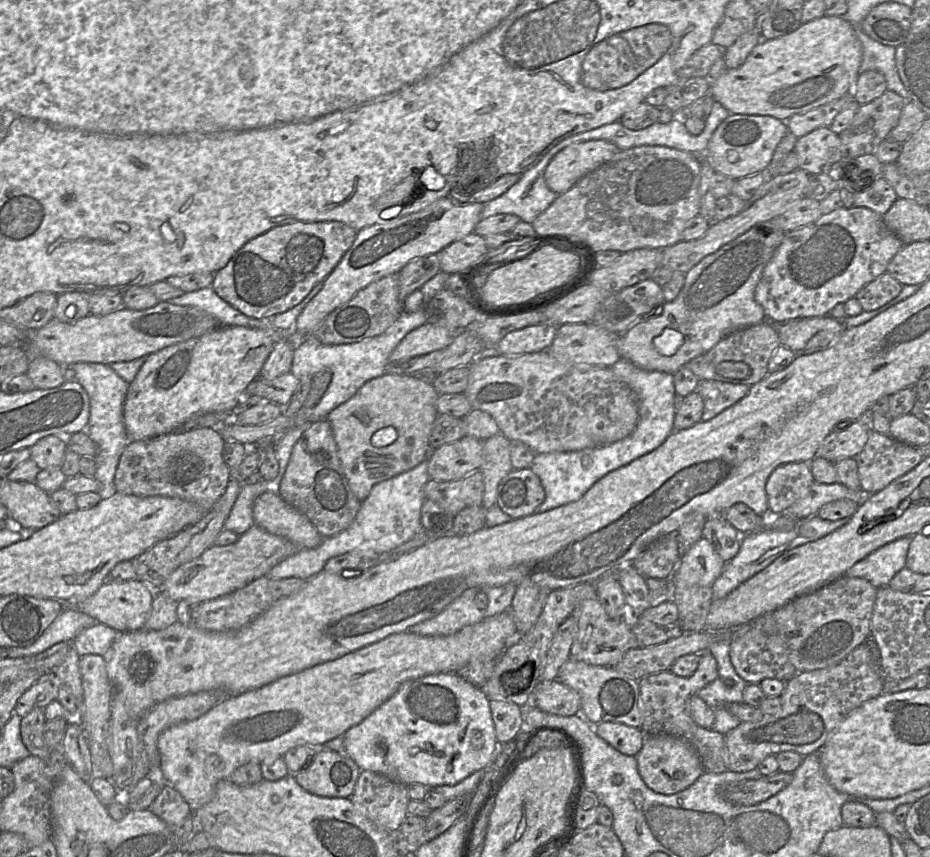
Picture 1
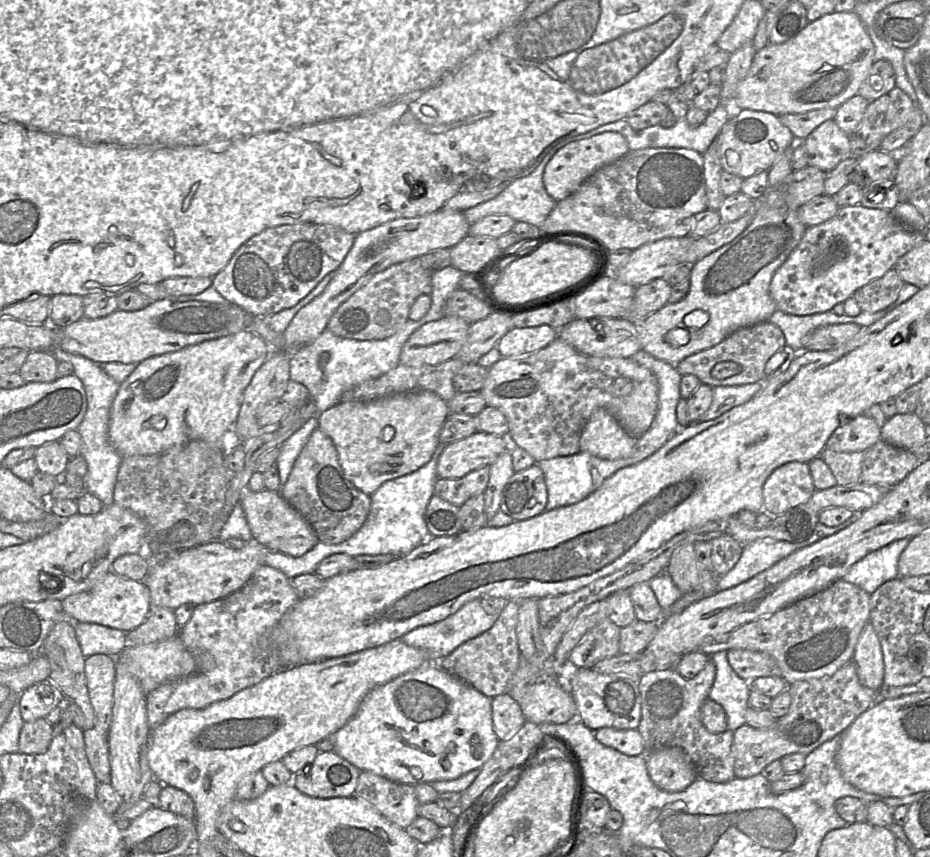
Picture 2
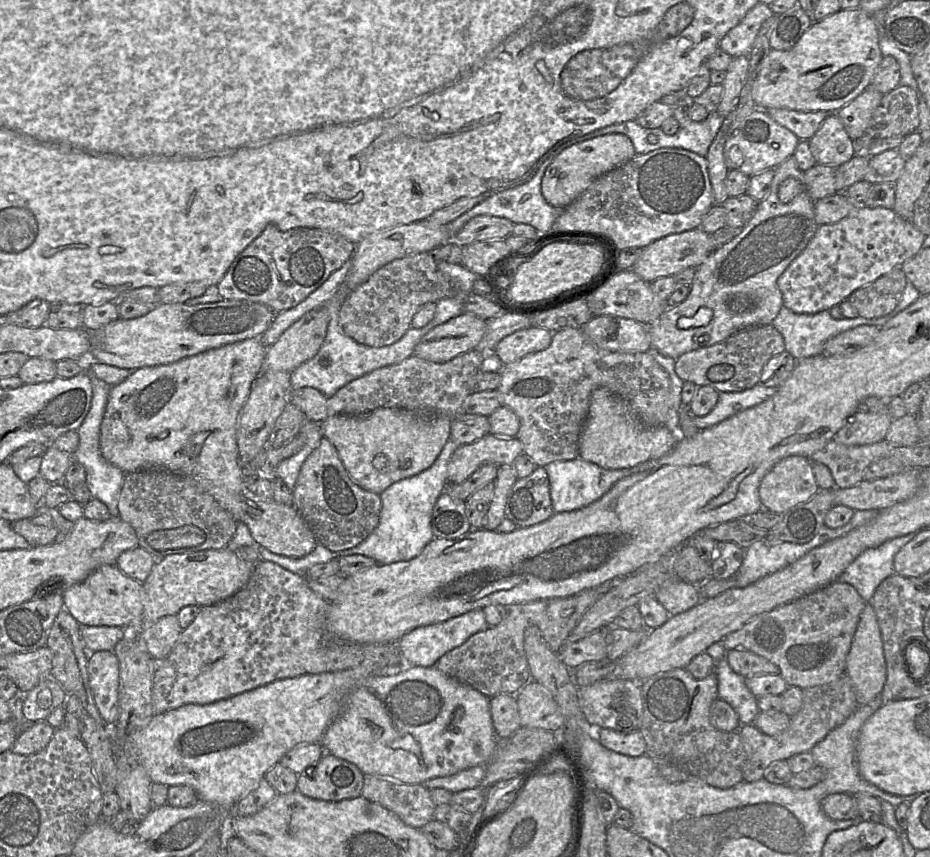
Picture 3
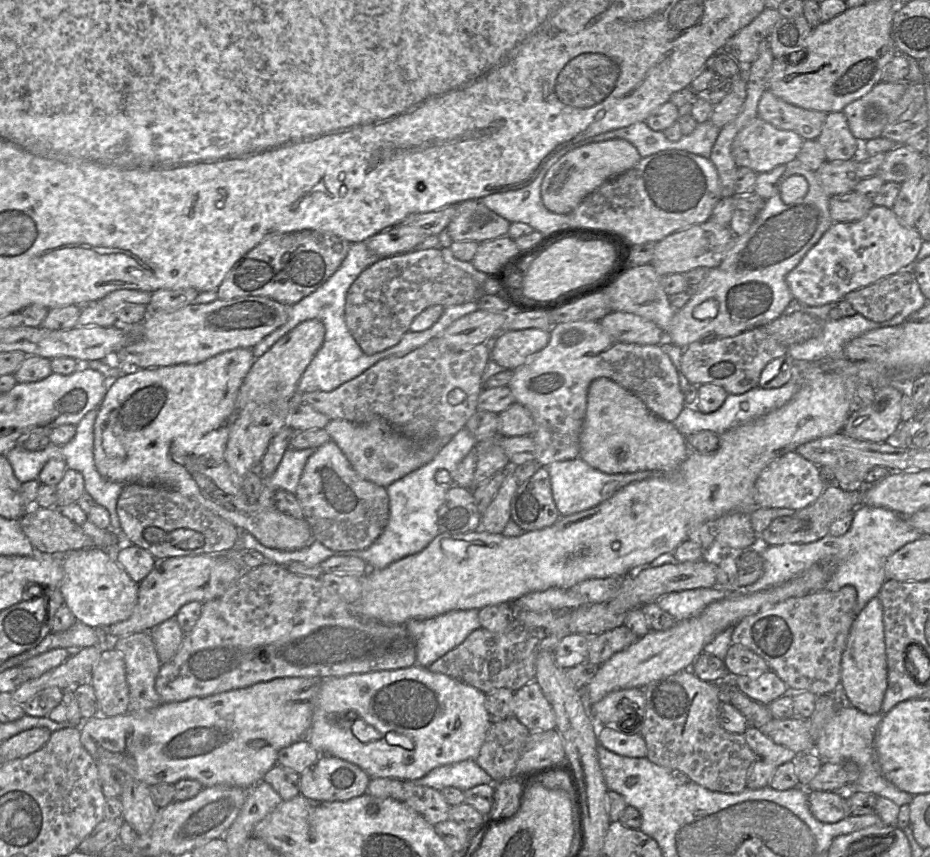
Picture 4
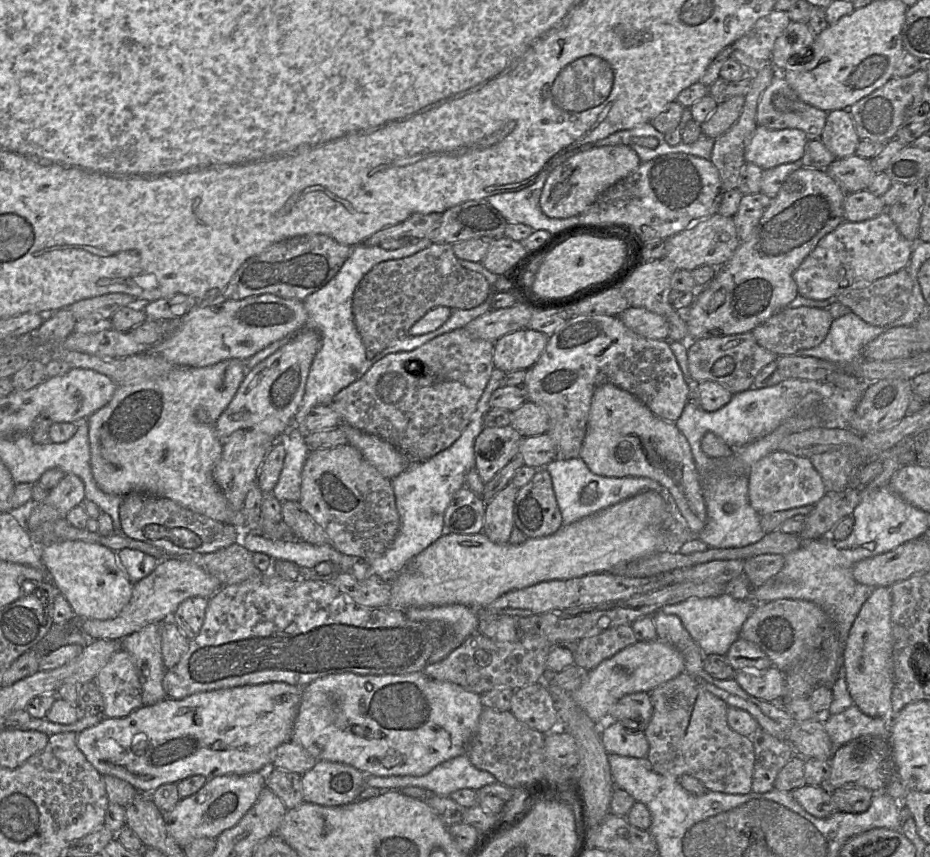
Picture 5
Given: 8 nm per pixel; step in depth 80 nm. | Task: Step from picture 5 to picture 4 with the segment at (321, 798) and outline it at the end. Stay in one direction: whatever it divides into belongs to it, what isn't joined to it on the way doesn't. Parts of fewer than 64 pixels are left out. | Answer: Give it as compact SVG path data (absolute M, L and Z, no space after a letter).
M321 755L316 763L300 774L300 794L318 801L348 801L367 793L370 777L359 766L331 755Z

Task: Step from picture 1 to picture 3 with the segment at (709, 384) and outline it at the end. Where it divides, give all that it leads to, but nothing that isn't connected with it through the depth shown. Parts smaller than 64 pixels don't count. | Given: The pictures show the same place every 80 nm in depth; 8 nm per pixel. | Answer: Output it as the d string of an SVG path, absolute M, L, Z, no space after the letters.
M759 383L741 392L719 392L719 398L714 408L705 416L693 417L695 426L701 430L751 408L771 397L776 387L765 387Z

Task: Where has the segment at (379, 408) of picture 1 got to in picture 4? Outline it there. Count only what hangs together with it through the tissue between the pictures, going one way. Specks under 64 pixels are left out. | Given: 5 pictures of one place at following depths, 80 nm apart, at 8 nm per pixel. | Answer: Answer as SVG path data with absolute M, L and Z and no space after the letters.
M376 418L357 424L332 419L324 427L331 441L336 443L354 471L363 479L387 487L396 480L429 463L451 438L431 437L417 441L396 431L387 421Z

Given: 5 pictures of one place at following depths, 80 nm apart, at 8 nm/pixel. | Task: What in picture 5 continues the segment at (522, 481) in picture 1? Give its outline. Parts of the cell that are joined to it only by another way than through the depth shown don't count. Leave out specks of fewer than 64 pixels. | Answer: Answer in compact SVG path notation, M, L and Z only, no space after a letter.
M545 467L538 468L532 479L518 489L514 524L528 538L548 536L562 527L562 515L551 476Z

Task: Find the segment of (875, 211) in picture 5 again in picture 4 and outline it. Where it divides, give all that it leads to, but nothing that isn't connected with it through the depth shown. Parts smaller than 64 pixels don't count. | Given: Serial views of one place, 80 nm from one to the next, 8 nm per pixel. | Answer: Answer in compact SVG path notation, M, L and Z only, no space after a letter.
M855 191L830 197L829 211L834 222L852 222L862 219L874 206L872 199Z

